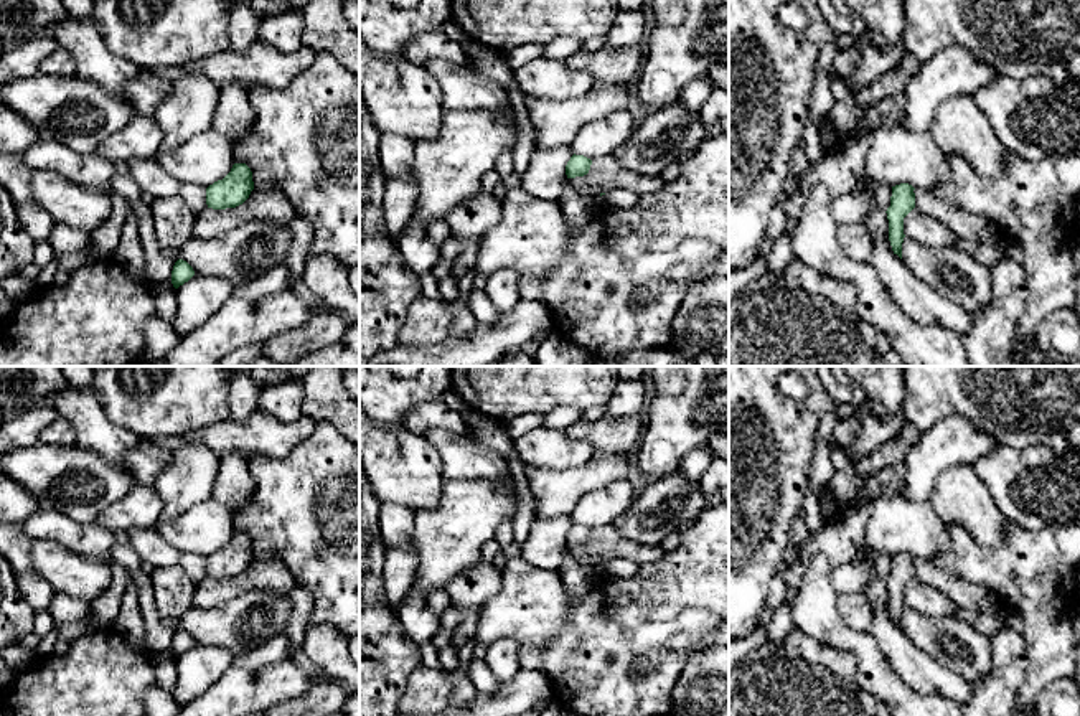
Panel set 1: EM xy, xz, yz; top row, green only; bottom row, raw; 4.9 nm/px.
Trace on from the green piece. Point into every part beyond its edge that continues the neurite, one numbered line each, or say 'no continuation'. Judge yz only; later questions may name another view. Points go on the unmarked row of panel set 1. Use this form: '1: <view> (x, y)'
no continuation

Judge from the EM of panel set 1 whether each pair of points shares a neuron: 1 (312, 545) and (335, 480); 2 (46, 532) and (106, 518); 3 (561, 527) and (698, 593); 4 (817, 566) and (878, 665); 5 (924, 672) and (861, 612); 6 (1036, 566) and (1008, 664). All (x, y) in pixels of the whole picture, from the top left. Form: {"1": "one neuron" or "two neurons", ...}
{"1": "one neuron", "2": "two neurons", "3": "two neurons", "4": "one neuron", "5": "two neurons", "6": "two neurons"}

